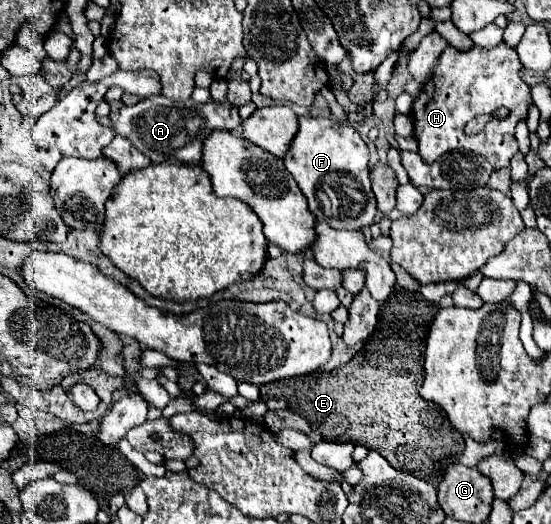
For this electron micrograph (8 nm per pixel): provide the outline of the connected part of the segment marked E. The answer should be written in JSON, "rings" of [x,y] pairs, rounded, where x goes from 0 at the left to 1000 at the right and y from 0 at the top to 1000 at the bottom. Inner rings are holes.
{"rings":[[[721,552],[710,567],[691,582],[684,628],[659,655],[659,662],[641,677],[641,685],[597,712],[550,716],[535,723],[510,723],[474,739],[474,761],[517,761],[525,781],[535,781],[550,800],[561,803],[564,819],[575,823],[593,842],[641,842],[648,849],[662,849],[691,865],[717,895],[742,899],[768,914],[793,910],[793,887],[804,868],[837,868],[844,857],[840,834],[819,819],[808,788],[775,761],[764,761],[757,742],[768,731],[768,670],[771,647],[797,594],[793,578],[775,574],[760,555],[731,555]]]}

